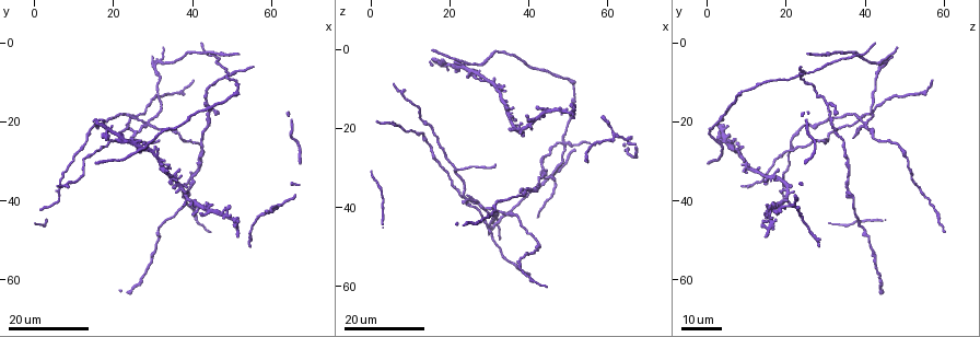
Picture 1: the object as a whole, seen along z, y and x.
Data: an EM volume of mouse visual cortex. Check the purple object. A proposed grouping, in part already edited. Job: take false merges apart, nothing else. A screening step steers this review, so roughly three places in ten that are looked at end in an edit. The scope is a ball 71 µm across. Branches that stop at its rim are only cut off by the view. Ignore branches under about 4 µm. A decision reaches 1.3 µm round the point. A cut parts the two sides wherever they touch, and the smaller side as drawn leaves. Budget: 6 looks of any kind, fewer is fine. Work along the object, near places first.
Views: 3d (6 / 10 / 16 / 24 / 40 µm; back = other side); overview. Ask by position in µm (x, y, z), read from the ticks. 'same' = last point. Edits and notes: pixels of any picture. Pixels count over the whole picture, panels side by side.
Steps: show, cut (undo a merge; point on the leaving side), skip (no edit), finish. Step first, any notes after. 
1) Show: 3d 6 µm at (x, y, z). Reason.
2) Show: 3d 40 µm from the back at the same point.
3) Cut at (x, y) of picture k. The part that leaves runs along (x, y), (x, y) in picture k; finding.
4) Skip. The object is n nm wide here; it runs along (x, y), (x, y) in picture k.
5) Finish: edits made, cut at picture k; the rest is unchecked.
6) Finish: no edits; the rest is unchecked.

Show: 3d 24 µm at (44.0, 15.5, 31.0). Two arms in line, one across.

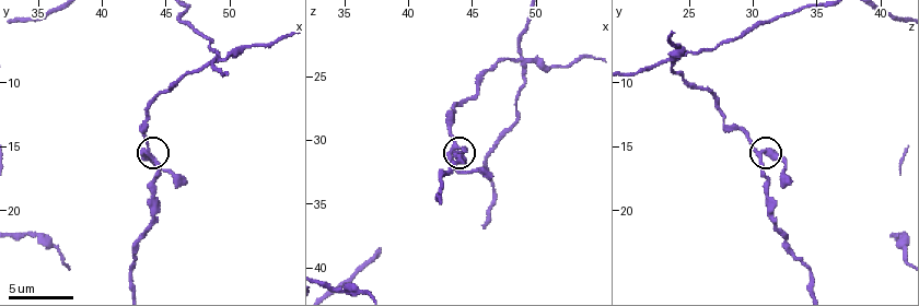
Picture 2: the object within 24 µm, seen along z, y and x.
Show: 3d 10 µm at (43.8, 15.6, 30.6).

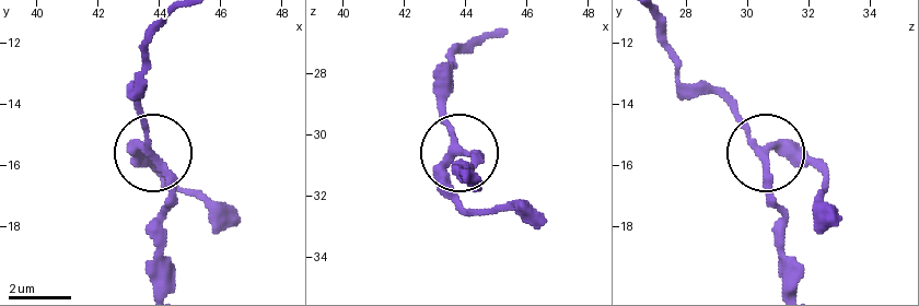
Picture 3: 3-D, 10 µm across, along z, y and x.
Skip. The side arm is 6 µm long; it runs along (486, 34), (454, 55), (446, 188), (460, 209) in picture 3; continuous, no second neuron.

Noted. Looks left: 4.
Show: 3d 24 µm at (37.5, 38.5, 55.0).

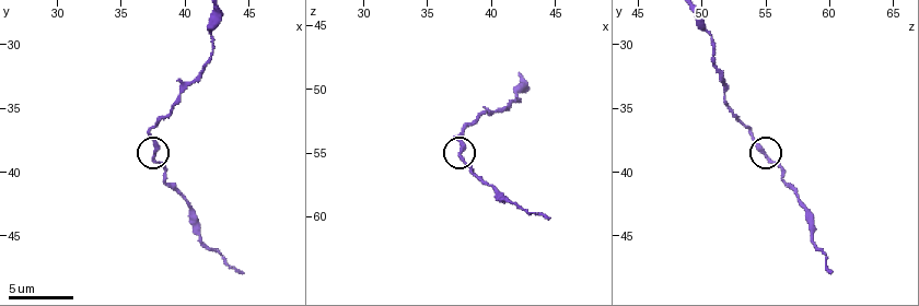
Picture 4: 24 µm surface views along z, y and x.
Show: 3d 6 µm at (37.6, 38.8, 55.4). Zoom in.

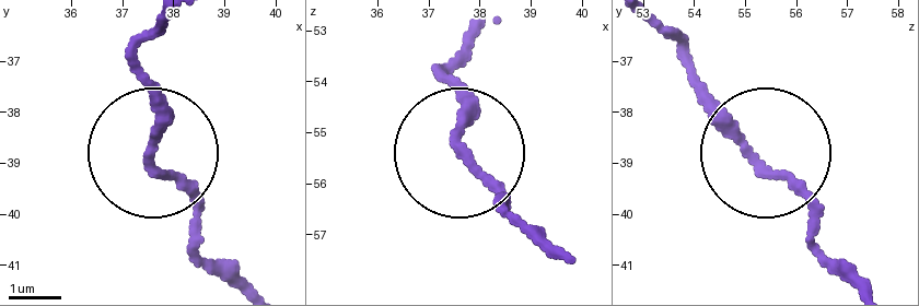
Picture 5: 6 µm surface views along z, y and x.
Skip. It runs along (161, 21), (139, 47), (148, 139), (235, 265) in picture 5; one neuron here.

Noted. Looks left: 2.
Show: 3d 24 µm at (29.0, 21.0, 40.5). Four arms meet.

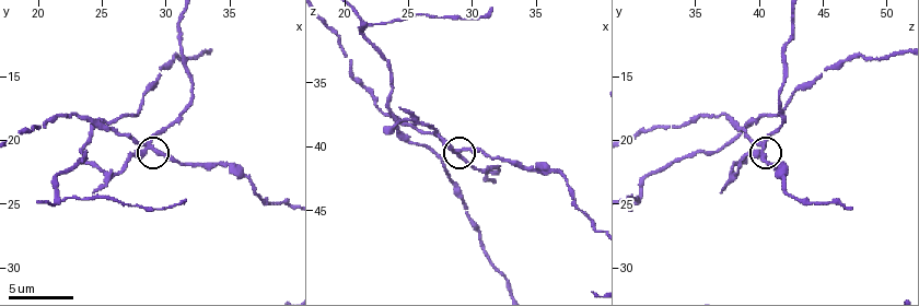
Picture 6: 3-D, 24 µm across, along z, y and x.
Show: 3d 10 µm at (28.8, 20.4, 40.4). Zoom in.

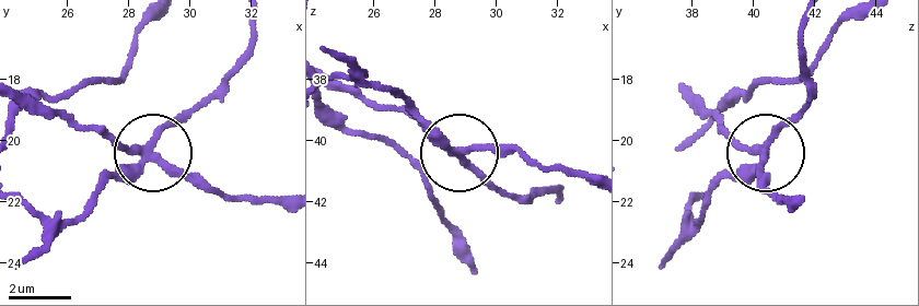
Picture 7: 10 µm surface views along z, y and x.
Cut at (171, 121) of picture 7. 4 arms meet here; two neurons meet here.

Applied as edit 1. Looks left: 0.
Finish: edits made, cut at picture 7; the rest is unchecked.

